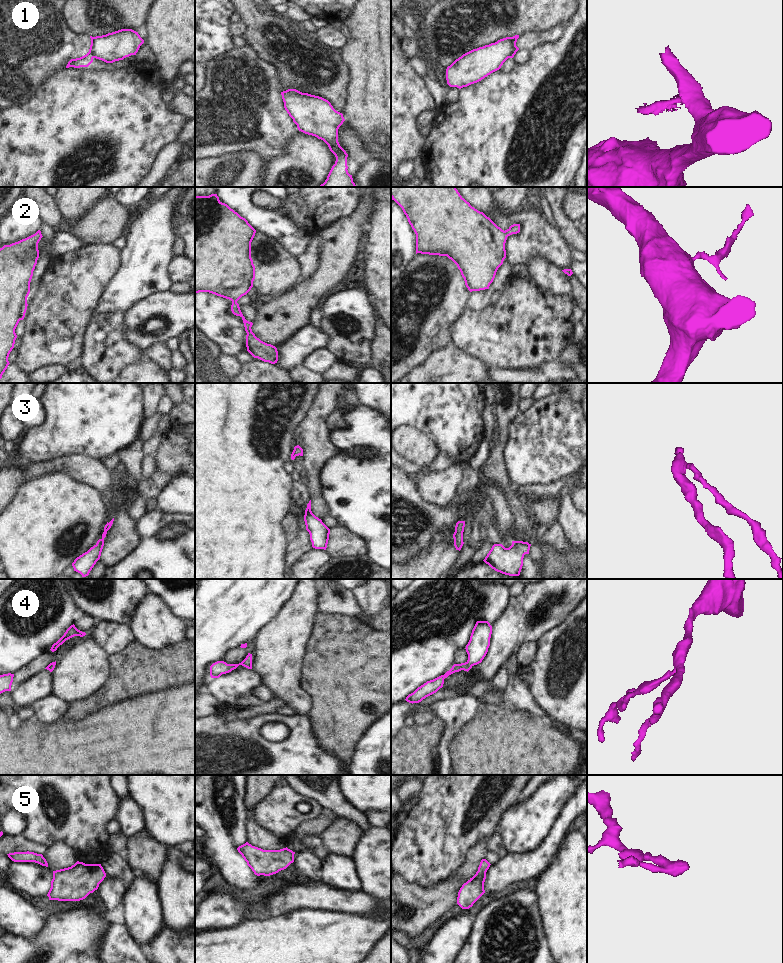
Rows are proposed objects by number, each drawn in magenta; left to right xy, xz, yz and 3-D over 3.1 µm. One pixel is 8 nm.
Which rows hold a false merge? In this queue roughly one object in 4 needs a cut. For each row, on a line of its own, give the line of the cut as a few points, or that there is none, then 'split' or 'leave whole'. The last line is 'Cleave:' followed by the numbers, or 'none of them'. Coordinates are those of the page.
1: cut in yz along (513, 36), (514, 52), (509, 57); split
2: no cut; leave whole
3: no cut; leave whole
4: no cut; leave whole
5: no cut; leave whole
Cleave: 1

